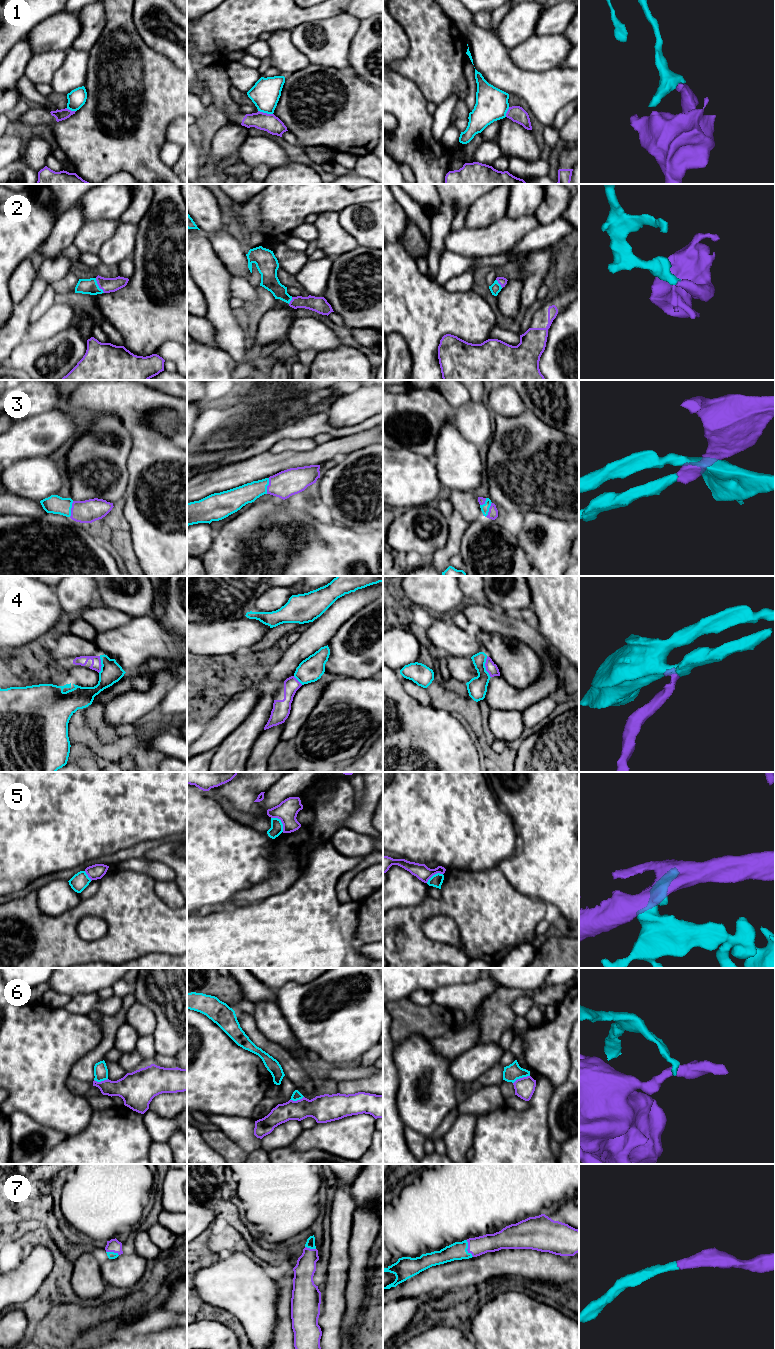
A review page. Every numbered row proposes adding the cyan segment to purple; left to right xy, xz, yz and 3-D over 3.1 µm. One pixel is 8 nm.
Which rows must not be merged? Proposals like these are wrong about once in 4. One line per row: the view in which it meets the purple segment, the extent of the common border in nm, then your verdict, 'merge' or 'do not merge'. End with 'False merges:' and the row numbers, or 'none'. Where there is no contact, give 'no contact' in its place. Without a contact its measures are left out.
1: contact in xz; length 120 nm; do not merge
2: contact in xy; length 140 nm; merge
3: contact in xy; length 130 nm; merge
4: contact in yz; length 180 nm; do not merge
5: contact in xz; length 160 nm; do not merge
6: contact in yz; length 150 nm; do not merge
7: contact in yz; length 150 nm; merge
False merges: 1, 4, 5, 6

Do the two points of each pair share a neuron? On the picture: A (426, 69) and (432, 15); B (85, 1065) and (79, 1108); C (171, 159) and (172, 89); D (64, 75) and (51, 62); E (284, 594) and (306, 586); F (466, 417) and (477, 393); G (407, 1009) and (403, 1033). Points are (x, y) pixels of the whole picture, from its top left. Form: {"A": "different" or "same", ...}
{"A": "same", "B": "different", "C": "different", "D": "different", "E": "different", "F": "different", "G": "same"}

